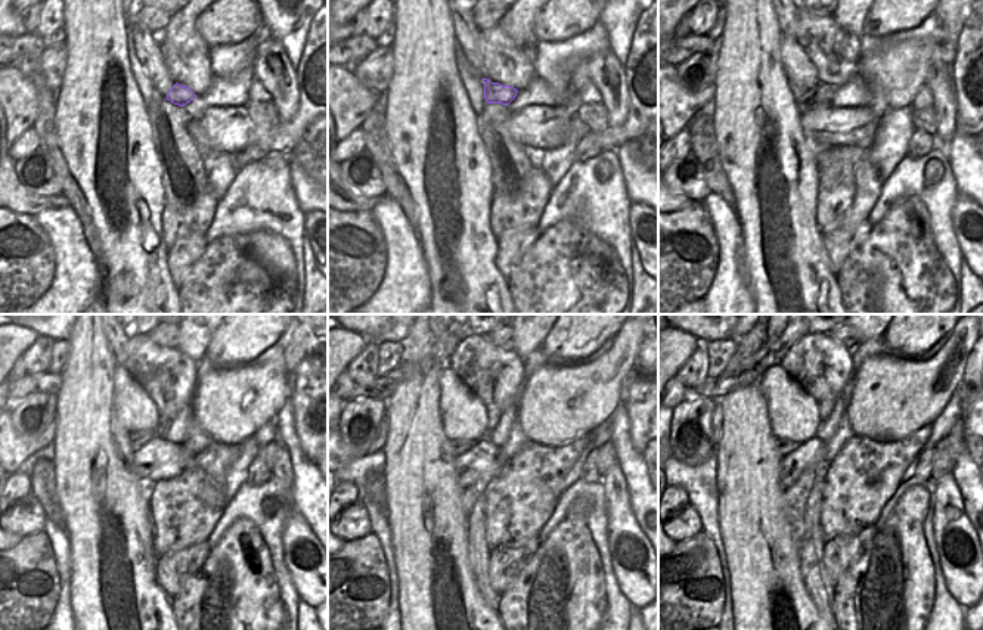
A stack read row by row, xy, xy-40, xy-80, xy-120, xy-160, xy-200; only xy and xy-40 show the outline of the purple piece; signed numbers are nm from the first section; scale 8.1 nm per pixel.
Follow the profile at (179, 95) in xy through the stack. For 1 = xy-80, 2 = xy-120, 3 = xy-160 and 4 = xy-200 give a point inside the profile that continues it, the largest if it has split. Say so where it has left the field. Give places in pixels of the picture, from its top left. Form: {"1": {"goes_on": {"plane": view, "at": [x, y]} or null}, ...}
{"1": {"goes_on": {"plane": "xy-80", "at": [824, 93]}}, "2": {"goes_on": {"plane": "xy-120", "at": [139, 438]}}, "3": {"goes_on": {"plane": "xy-160", "at": [459, 446]}}, "4": {"goes_on": {"plane": "xy-200", "at": [784, 446]}}}

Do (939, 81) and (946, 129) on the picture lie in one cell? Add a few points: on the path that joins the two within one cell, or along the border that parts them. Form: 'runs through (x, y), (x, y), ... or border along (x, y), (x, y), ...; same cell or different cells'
runs through (943, 93), (946, 117); same cell

